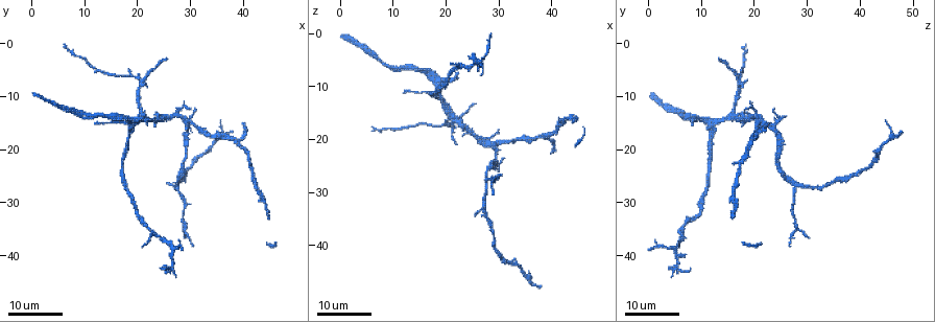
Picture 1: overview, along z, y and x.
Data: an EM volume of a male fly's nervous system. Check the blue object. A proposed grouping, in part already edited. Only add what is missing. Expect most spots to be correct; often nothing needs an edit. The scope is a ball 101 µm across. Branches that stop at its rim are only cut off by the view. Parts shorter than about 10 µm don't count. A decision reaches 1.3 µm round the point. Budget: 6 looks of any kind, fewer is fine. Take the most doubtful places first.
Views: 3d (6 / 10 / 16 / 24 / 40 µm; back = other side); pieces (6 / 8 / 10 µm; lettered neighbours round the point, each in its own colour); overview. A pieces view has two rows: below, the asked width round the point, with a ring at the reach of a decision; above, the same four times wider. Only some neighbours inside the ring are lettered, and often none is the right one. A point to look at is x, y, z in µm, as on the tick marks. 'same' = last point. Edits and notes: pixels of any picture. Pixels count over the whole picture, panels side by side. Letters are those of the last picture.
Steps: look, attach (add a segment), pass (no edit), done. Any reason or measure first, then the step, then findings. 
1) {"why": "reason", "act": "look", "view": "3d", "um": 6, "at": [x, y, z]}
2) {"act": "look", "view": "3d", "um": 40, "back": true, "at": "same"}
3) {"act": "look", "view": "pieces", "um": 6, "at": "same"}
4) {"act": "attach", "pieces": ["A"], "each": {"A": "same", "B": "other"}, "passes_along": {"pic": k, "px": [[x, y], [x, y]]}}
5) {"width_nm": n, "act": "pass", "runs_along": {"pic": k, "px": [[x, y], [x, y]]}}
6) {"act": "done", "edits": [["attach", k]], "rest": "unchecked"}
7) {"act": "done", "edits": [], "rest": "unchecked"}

{"why": "end of a long branch", "act": "look", "view": "3d", "um": 24, "at": [27.0, 42.5, 8.0]}

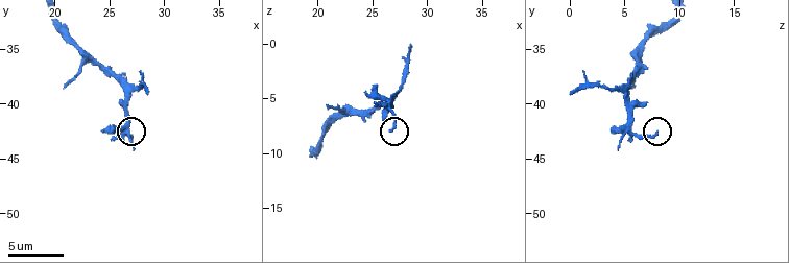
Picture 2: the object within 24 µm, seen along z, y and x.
{"why": "what lies round it", "act": "look", "view": "pieces", "um": 10, "at": [26.6, 42.4, 8.0]}

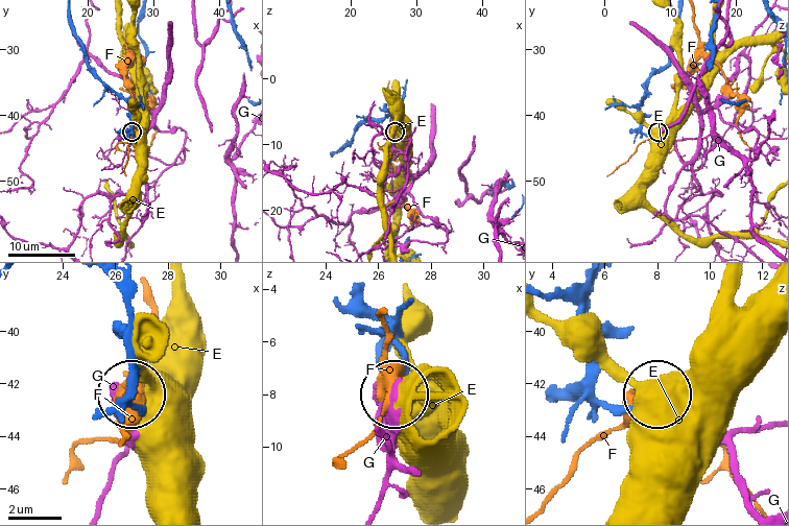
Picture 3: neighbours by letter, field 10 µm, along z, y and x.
{"act": "pass", "each": {"E": "other", "F": "other", "G": "other"}, "found": "none of them fits"}

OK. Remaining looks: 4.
{"why": "branch stops here", "act": "look", "view": "3d", "um": 24, "at": [12.0, 15.5, 11.0]}

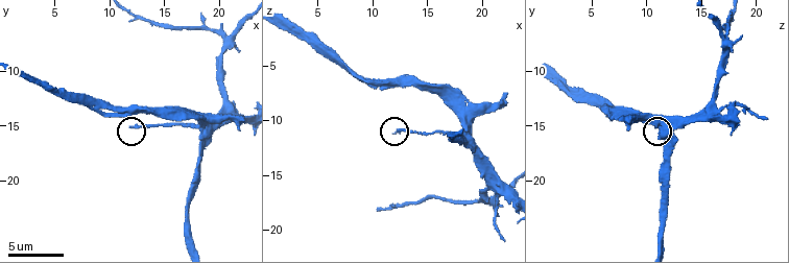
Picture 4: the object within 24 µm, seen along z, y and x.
{"act": "look", "view": "pieces", "um": 8, "at": [12.0, 15.2, 11.2]}

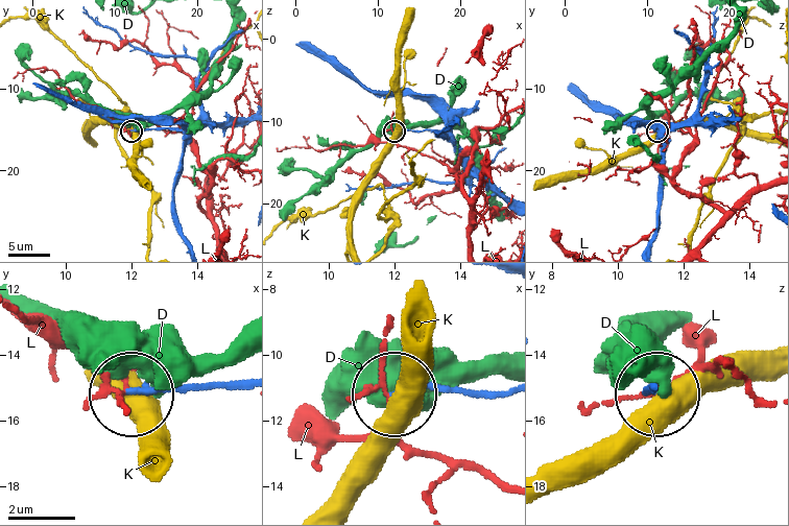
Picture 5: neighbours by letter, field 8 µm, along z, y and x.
{"act": "pass", "each": {"D": "other", "K": "other", "L": "other"}, "runs_along": {"pic": 5, "px": [[245, 386], [130, 392]]}, "found": "no lettered segment goes on from it"}

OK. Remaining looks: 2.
{"why": "tapers out", "act": "look", "view": "3d", "um": 24, "at": [25.5, 26.5, 34.0]}

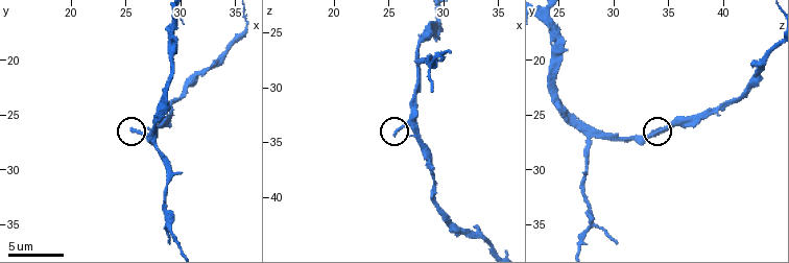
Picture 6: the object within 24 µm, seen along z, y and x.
{"why": "what lies round it", "act": "look", "view": "pieces", "um": 10, "at": [25.4, 26.2, 34.4]}

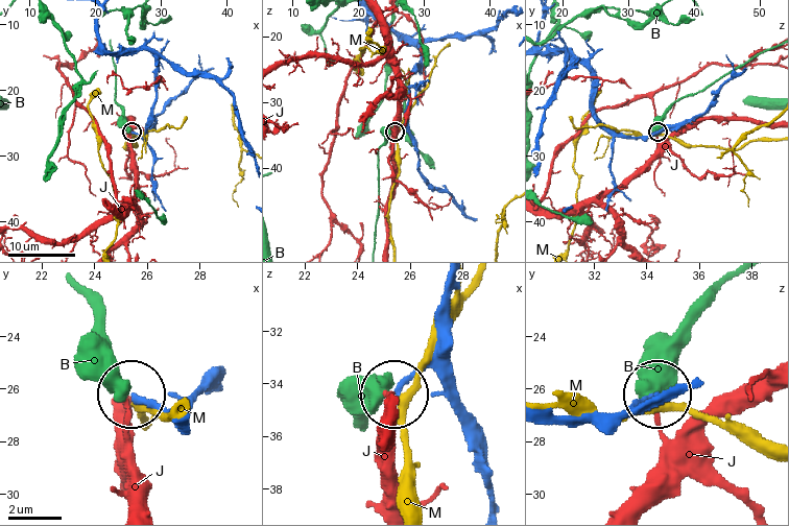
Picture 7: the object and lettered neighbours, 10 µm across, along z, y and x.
{"act": "pass", "each": {"B": "other", "J": "other", "M": "other"}, "runs_along": {"pic": 7, "px": [[187, 415], [135, 398]]}, "found": "no lettered segment goes on from it"}

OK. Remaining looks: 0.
{"act": "done", "edits": [], "rest": "unchecked"}

